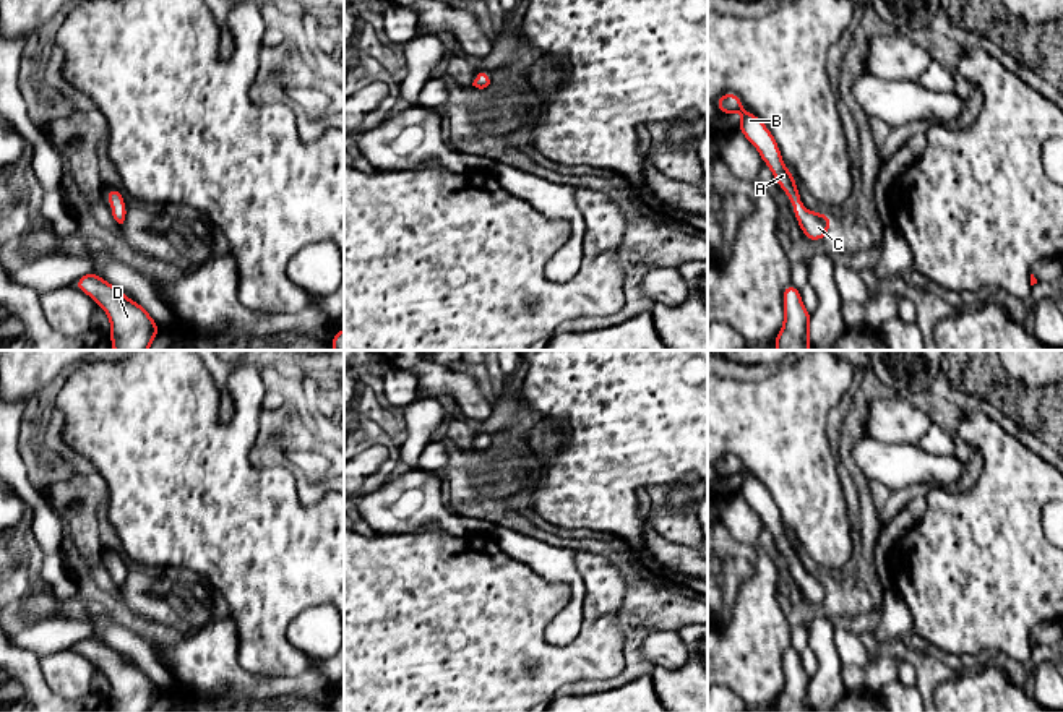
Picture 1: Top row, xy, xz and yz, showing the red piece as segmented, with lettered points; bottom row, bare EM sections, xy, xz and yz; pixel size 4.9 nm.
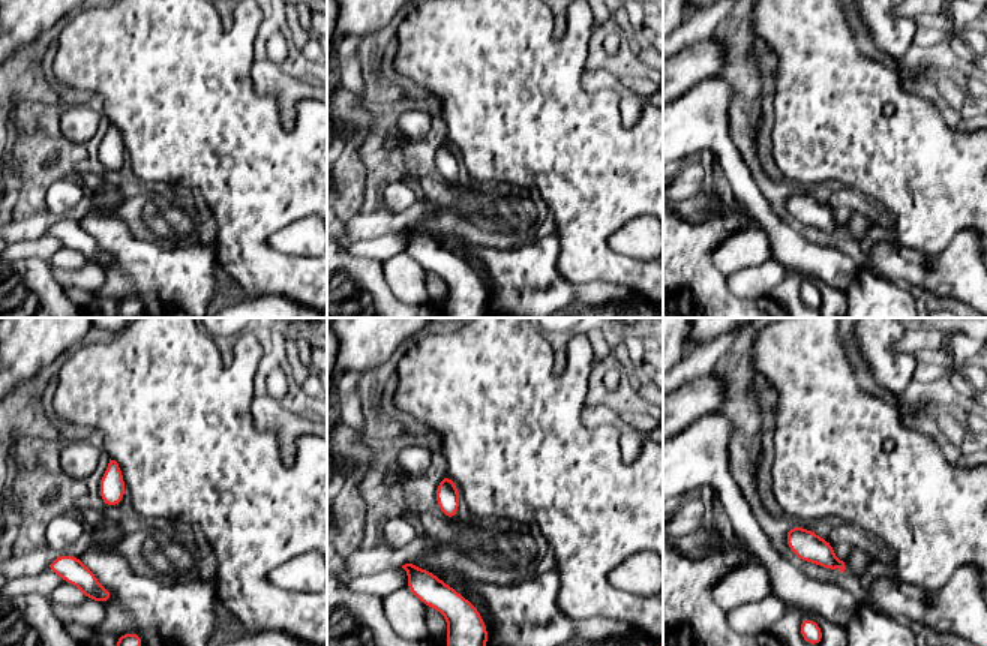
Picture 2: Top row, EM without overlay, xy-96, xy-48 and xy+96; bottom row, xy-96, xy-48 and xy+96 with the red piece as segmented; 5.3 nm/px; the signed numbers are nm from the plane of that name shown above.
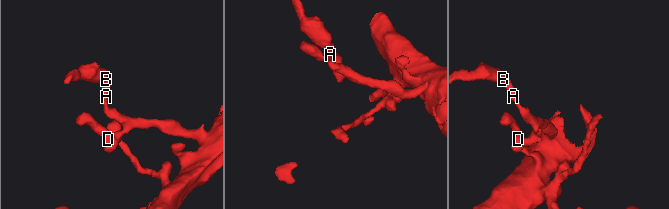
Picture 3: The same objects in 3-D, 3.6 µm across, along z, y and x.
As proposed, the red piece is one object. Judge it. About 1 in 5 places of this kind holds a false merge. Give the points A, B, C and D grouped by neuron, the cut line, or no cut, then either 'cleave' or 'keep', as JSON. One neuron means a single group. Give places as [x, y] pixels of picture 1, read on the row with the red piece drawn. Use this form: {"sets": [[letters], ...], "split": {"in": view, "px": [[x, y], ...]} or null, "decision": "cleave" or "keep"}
{"sets": [["A", "B", "C", "D"]], "split": null, "decision": "keep"}

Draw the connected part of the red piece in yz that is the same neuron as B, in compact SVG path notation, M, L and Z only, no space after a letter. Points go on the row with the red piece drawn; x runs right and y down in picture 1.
M724 92L716 107L722 115L740 112L738 131L756 148L763 162L771 169L776 183L787 193L789 203L795 208L794 217L810 242L826 237L831 229L831 217L824 212L811 212L802 204L798 187L787 165L782 162L781 149L769 128L753 114L743 110L743 102L735 92Z

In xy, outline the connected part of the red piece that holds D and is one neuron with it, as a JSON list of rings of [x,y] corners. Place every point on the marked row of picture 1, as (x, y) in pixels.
[[[94,271],[76,279],[73,285],[96,300],[107,313],[114,350],[149,349],[159,334],[159,326],[138,302],[130,300],[122,289],[109,284]]]

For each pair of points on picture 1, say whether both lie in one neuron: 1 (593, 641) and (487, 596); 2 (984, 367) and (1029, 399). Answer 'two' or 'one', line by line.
1: one
2: one

